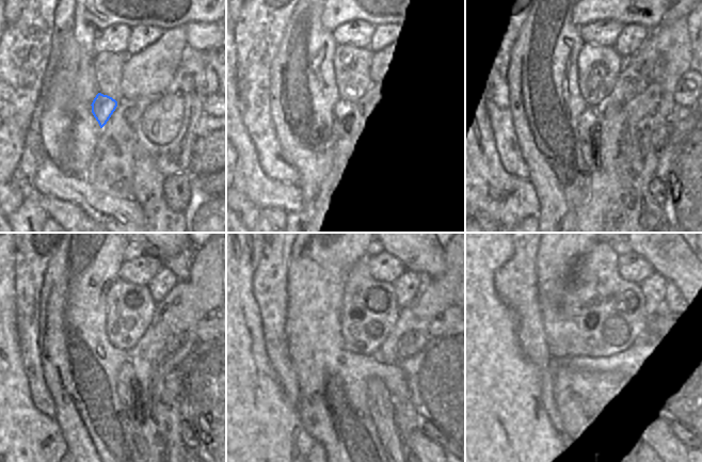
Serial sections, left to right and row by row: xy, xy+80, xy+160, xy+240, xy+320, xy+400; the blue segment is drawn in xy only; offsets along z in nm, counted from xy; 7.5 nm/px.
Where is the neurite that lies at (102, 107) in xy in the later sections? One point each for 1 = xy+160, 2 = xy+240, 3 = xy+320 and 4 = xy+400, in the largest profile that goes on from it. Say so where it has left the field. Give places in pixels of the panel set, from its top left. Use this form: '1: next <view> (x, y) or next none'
1: next xy+160 (588, 122)
2: next xy+240 (130, 393)
3: next xy+320 (378, 398)
4: next xy+400 (637, 449)

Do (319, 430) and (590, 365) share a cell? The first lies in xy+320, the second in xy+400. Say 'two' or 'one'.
two

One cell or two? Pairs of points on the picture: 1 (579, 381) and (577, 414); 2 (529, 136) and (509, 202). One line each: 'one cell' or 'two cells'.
1: one cell
2: two cells

